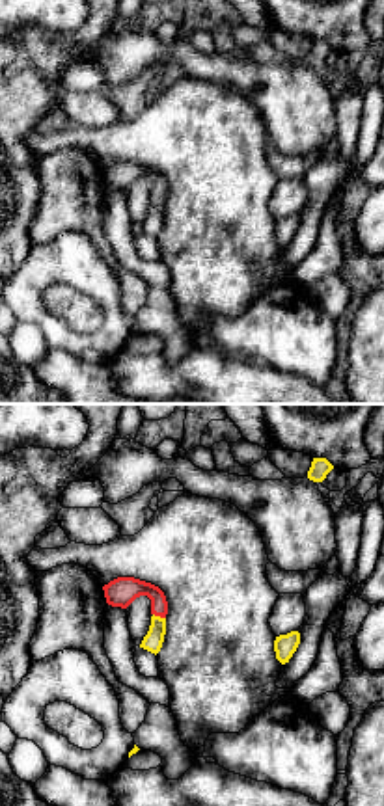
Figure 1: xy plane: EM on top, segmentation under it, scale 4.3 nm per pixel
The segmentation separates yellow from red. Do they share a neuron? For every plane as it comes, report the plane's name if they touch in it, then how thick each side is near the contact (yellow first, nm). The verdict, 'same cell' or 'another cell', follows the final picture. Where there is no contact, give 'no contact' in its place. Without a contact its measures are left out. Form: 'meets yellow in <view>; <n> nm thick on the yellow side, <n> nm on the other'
meets yellow in xy; 80 nm thick on the yellow side, 130 nm on the other

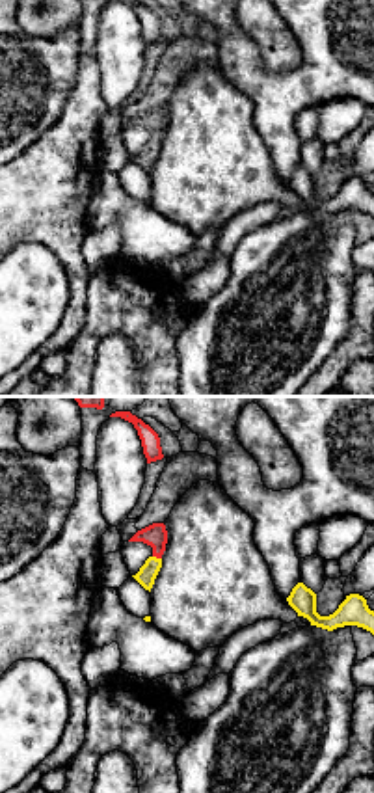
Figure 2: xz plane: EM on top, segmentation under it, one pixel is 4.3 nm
meets yellow in xz; 80 nm thick on the yellow side, 100 nm on the other

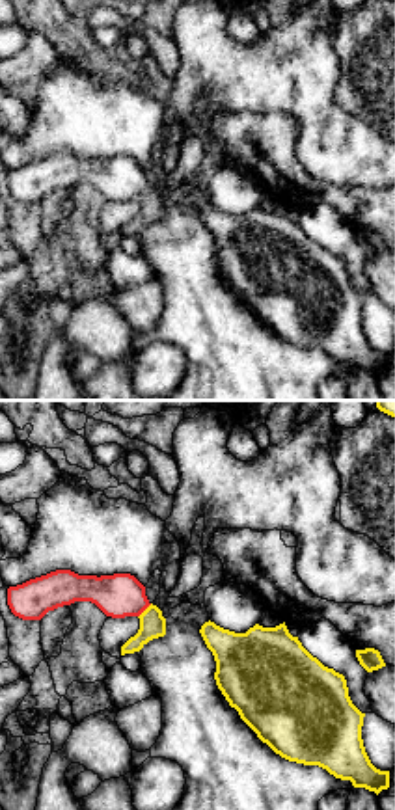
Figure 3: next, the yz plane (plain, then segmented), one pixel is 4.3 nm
meets yellow in yz; 110 nm thick on the yellow side, 190 nm on the other

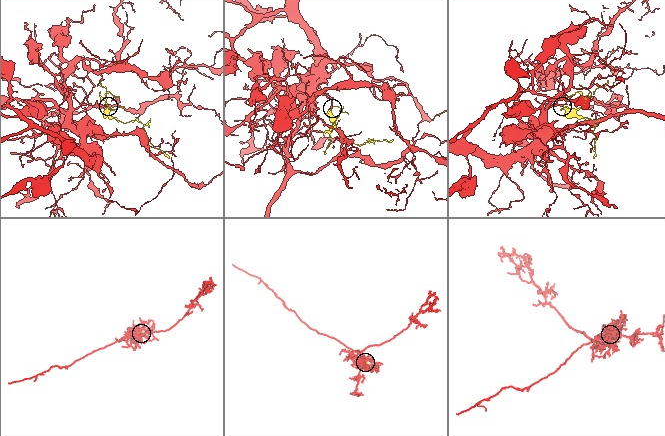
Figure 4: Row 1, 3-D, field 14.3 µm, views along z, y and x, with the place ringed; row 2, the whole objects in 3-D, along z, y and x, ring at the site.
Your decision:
same cell

